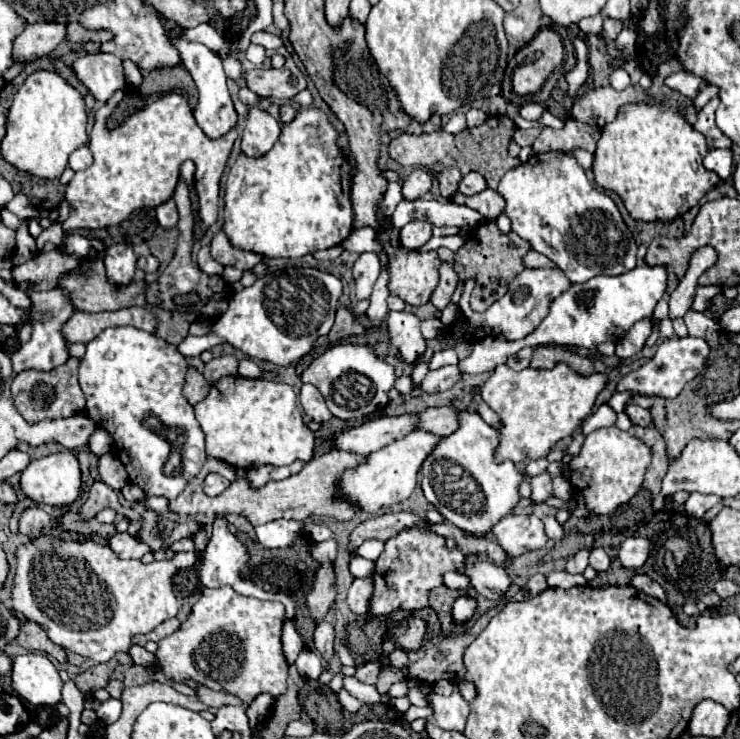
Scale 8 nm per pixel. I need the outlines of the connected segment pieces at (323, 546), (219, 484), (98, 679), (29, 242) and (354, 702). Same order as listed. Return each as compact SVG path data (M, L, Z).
M332 537L328 541L322 541L322 543L316 543L316 547L312 549L312 557L320 563L326 563L326 561L334 561L336 559L336 553L338 553L338 541Z
M210 473L210 475L204 479L204 493L210 495L210 497L216 497L216 495L224 493L228 487L230 487L230 481L224 479L224 477L218 475L218 473Z
M118 653L118 655L116 655L114 659L110 659L108 663L100 663L100 665L96 665L96 667L90 667L88 671L84 671L84 673L80 673L80 675L76 677L76 685L78 685L78 689L84 693L86 699L92 699L92 695L94 695L96 689L106 687L108 679L110 679L110 675L112 675L112 671L114 671L114 667L116 667L118 663L128 665L128 663L130 663L130 655Z
M22 219L22 225L16 229L16 249L12 253L14 265L20 265L38 253L36 239L28 233L28 221Z
M342 687L340 693L338 693L338 701L340 701L340 705L342 705L346 711L350 711L350 713L356 713L356 711L362 707L362 703L360 703L356 697L352 697L344 687Z

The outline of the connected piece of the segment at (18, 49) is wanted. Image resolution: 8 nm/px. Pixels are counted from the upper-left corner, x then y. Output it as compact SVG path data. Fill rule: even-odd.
M34 23L14 39L14 57L18 61L34 61L48 55L66 39L64 23Z

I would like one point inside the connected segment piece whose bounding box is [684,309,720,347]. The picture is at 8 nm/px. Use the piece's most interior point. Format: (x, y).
(699, 325)

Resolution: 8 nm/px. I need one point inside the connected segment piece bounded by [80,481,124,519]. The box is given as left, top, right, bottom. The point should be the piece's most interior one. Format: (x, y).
(101, 495)

